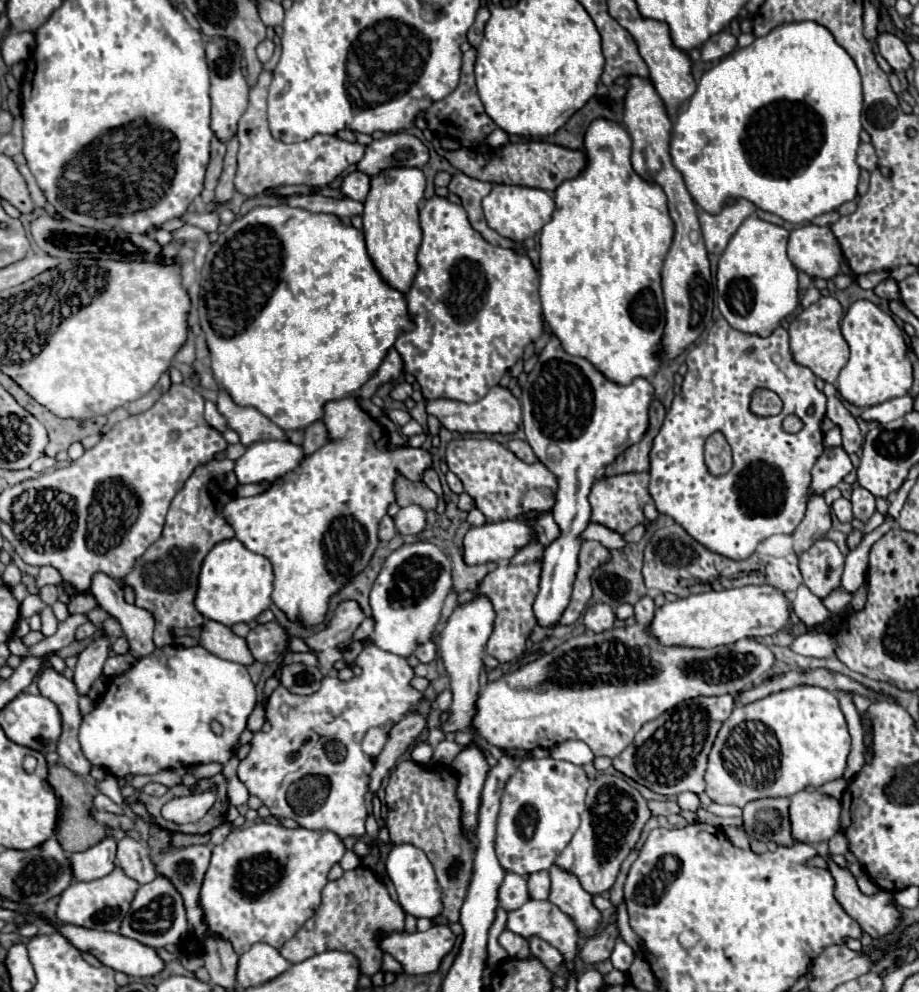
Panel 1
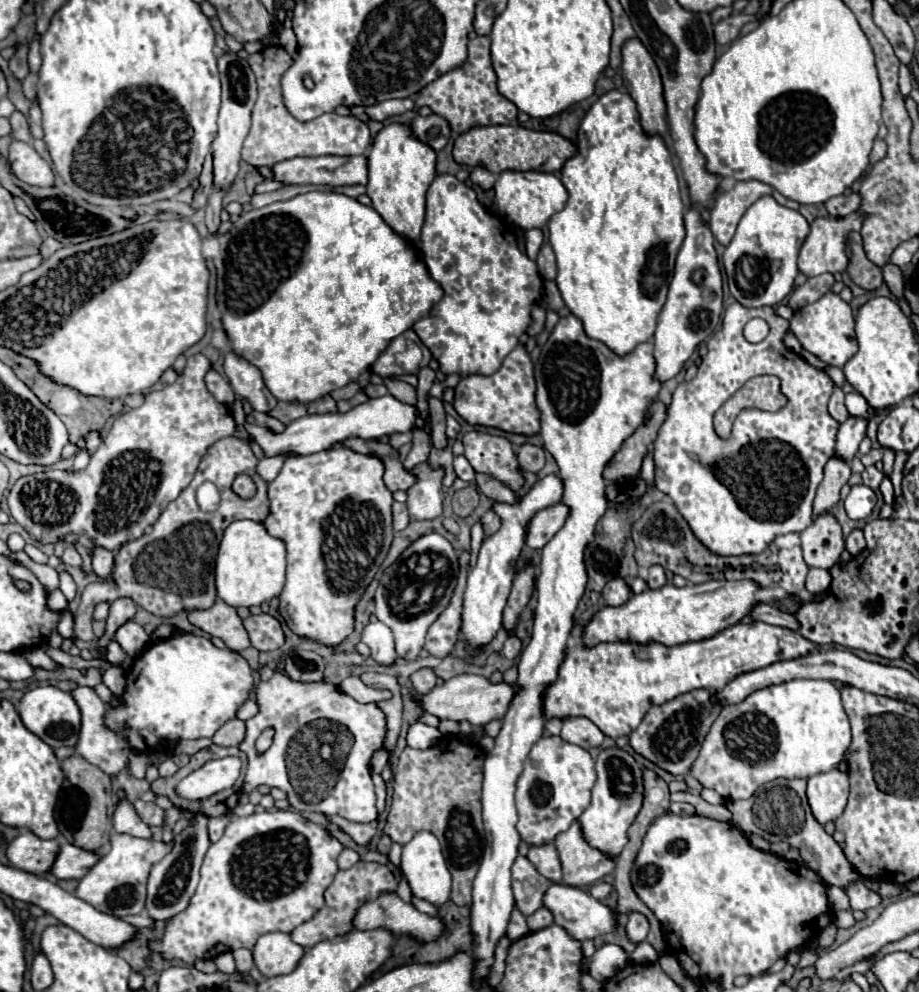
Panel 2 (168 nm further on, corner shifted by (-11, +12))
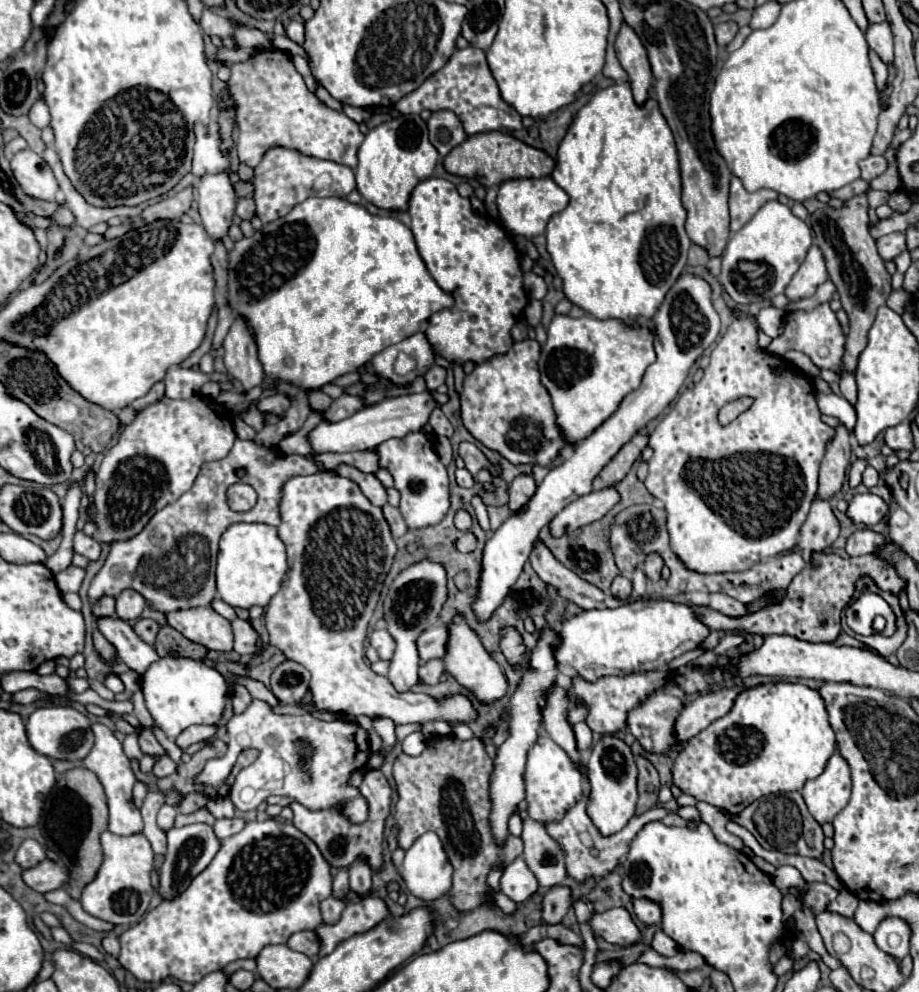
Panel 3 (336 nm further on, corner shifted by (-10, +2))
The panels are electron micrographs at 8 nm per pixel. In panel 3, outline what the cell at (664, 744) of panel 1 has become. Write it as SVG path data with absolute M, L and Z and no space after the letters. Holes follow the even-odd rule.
M665 690L655 692L647 702L629 712L629 730L649 754L667 754L675 758L687 742L677 742L673 722L685 708L685 702Z

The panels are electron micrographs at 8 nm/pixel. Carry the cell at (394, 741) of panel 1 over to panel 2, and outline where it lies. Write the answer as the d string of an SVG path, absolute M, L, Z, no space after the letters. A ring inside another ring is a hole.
M420 668L410 676L410 682L416 692L430 692L430 688L434 688L436 684L436 674L432 668Z

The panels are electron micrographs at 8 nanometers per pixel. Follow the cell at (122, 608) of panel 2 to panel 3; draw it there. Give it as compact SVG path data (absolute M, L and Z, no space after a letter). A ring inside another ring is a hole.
M125 590L121 592L121 596L117 596L117 610L115 610L115 618L119 620L125 620L125 622L131 622L131 620L137 620L143 612L143 608L147 606L147 602L143 600L141 594L133 592L133 590Z

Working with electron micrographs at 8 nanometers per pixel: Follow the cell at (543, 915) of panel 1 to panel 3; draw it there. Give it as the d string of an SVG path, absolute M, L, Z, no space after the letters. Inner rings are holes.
M611 908L601 914L595 912L589 920L589 926L593 928L595 936L601 936L603 940L619 946L635 944L641 938L639 928L625 908Z

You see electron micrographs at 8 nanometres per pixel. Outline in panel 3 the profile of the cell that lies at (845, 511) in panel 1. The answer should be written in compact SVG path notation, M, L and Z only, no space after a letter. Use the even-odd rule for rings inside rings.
M871 492L855 494L847 508L847 516L861 526L875 526L885 516L885 512L887 512L887 504Z

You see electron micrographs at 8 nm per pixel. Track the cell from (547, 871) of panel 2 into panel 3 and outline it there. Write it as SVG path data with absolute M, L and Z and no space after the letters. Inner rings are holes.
M521 812L521 818L523 818L521 840L525 844L525 850L523 850L525 864L535 874L539 886L545 886L545 888L559 886L567 876L563 850L539 822L533 822L531 818L527 818L525 812Z

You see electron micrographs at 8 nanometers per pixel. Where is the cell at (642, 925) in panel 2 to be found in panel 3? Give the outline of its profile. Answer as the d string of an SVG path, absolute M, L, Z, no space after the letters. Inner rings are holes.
M633 900L633 906L635 906L635 918L639 922L643 922L645 926L661 922L661 908L659 908L659 904L655 904L651 900Z

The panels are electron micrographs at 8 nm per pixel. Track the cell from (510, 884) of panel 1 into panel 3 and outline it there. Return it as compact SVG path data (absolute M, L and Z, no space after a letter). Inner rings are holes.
M515 858L503 872L501 878L501 892L509 896L513 902L525 902L537 892L539 884L533 872L521 858Z

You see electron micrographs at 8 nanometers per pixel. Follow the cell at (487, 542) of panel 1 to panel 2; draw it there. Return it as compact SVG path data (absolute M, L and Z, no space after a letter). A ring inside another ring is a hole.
M562 502L540 510L534 516L534 520L528 524L526 544L534 550L542 550L548 544L548 540L564 526L568 514L570 514L570 508Z

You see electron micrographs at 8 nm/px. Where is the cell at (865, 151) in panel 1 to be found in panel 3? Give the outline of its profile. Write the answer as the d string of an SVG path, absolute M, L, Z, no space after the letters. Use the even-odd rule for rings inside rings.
M867 156L865 160L859 162L859 166L861 166L861 178L871 182L875 176L887 170L887 160L883 156Z

